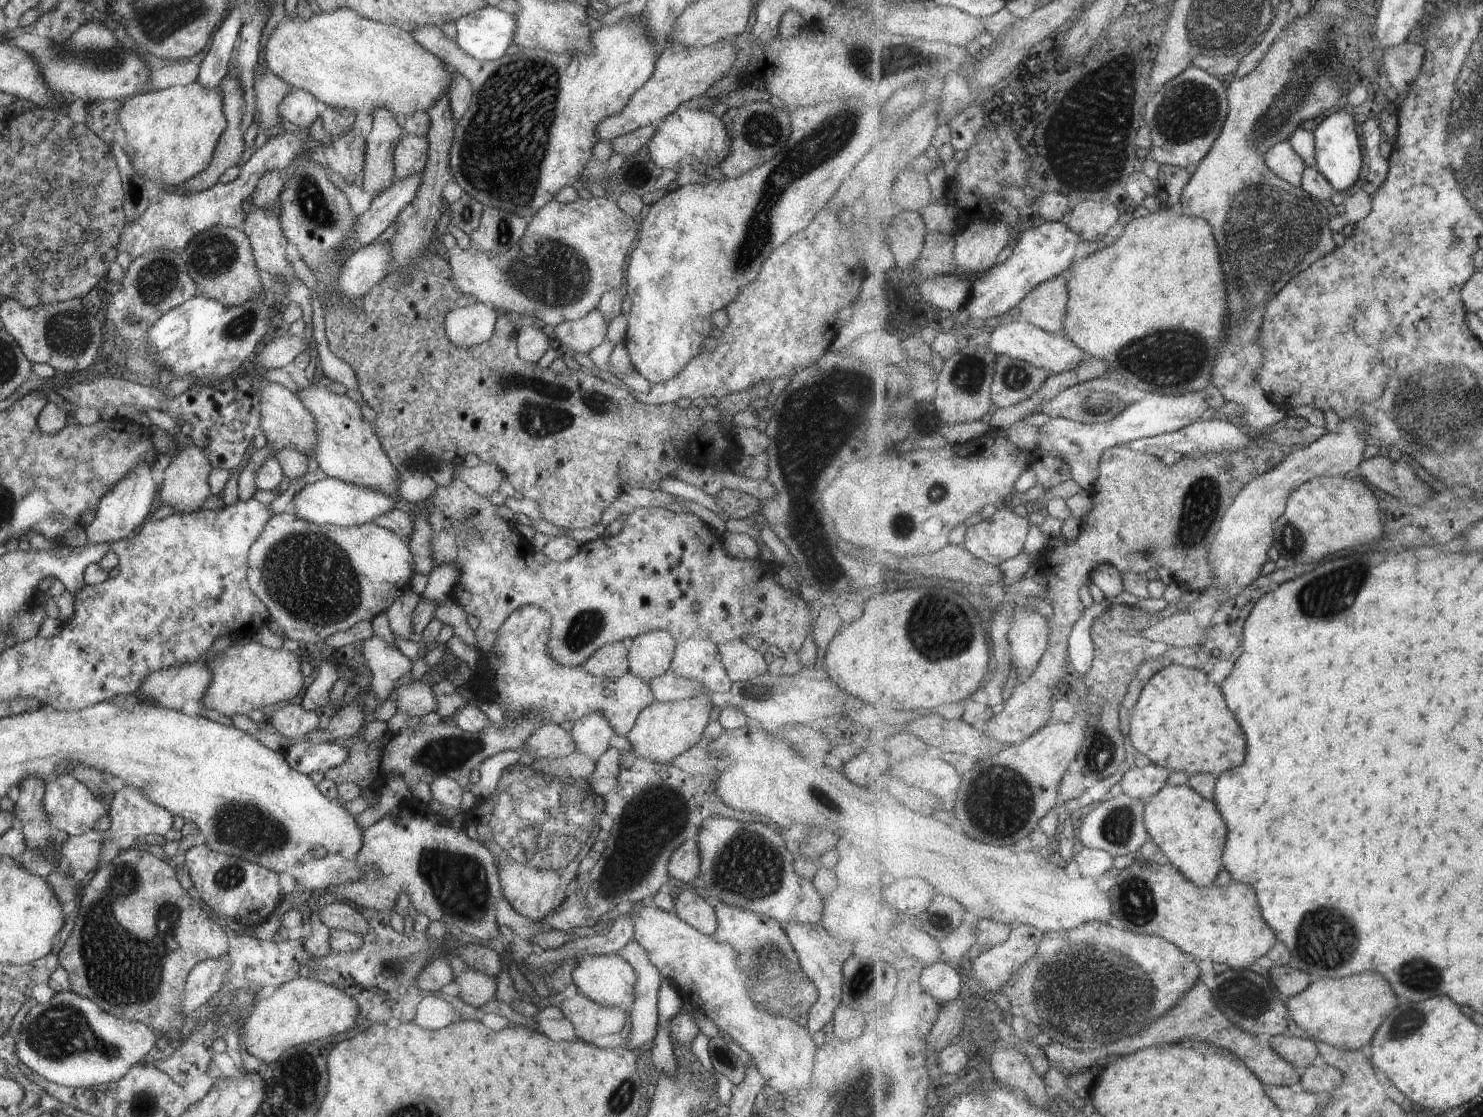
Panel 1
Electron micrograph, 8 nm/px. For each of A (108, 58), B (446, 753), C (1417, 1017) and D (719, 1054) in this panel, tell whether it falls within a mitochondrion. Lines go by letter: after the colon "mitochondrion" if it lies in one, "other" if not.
A: mitochondrion
B: mitochondrion
C: mitochondrion
D: mitochondrion

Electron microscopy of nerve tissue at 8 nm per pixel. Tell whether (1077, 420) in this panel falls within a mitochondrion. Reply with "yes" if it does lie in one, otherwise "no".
no

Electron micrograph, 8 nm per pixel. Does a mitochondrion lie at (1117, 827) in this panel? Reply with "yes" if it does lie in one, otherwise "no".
yes

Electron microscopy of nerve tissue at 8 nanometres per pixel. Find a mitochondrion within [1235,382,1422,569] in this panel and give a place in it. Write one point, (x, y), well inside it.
(1293, 542)

